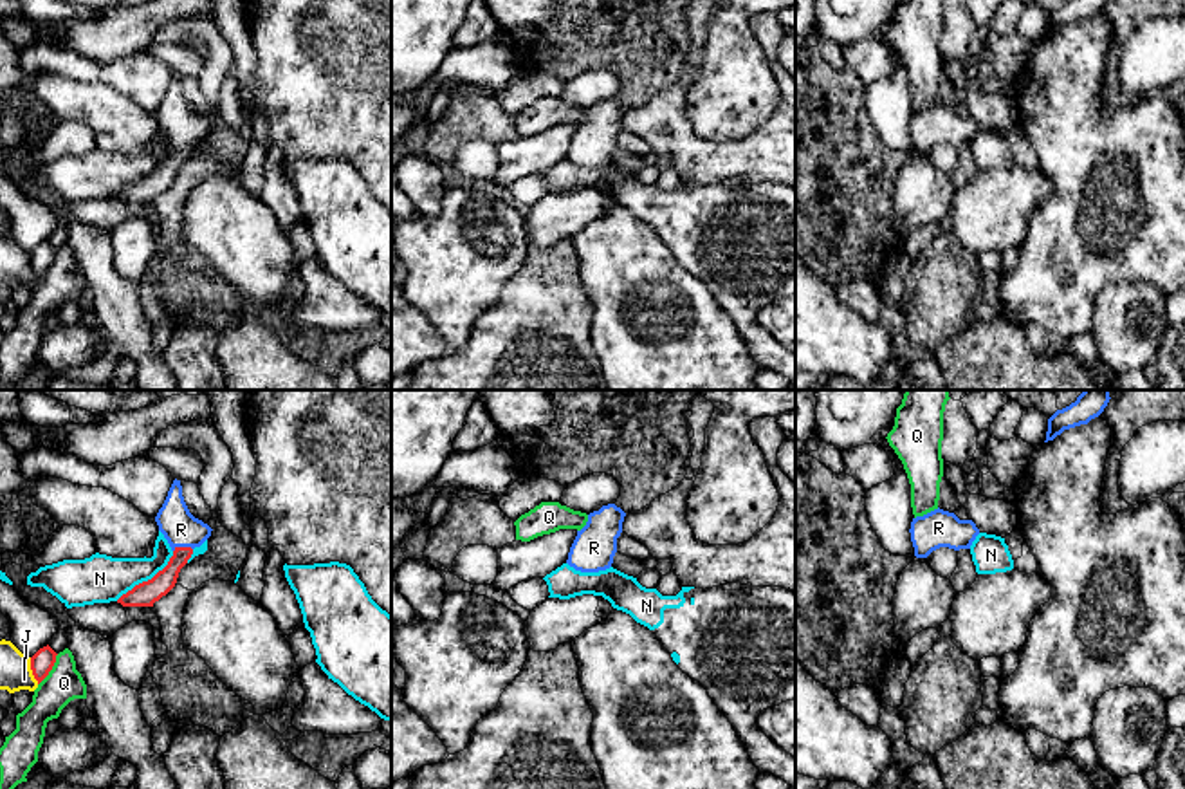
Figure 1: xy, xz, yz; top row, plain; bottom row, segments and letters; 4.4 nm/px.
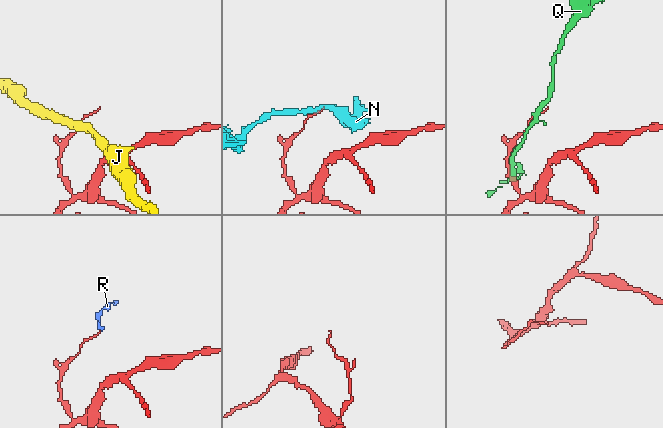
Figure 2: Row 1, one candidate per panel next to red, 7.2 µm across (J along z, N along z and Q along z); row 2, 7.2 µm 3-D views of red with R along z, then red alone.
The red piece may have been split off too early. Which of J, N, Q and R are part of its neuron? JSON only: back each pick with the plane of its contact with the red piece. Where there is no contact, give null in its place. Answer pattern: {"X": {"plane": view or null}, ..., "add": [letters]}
{"R": {"plane": "xy"}, "add": ["R"]}

